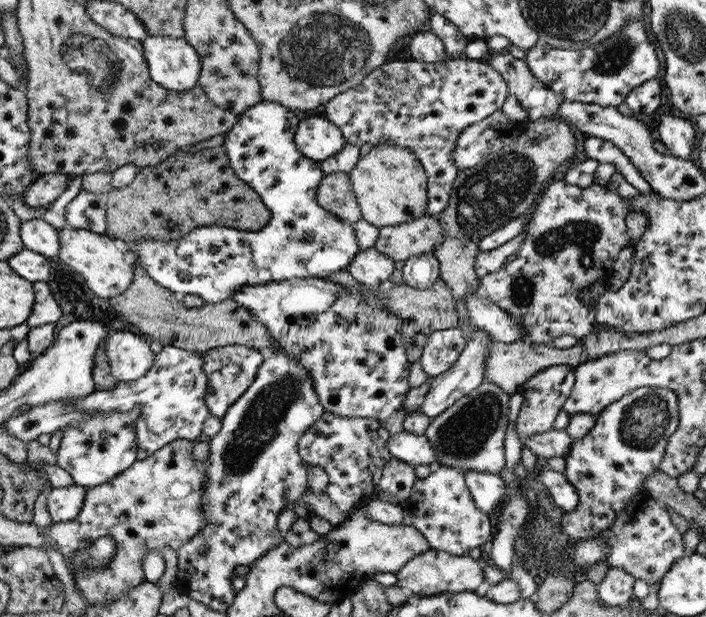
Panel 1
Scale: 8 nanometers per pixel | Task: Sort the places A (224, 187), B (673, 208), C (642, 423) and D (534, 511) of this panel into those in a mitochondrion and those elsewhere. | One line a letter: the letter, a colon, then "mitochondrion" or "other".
A: other
B: other
C: mitochondrion
D: other

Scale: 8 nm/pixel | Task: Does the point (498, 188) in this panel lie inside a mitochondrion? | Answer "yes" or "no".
yes

